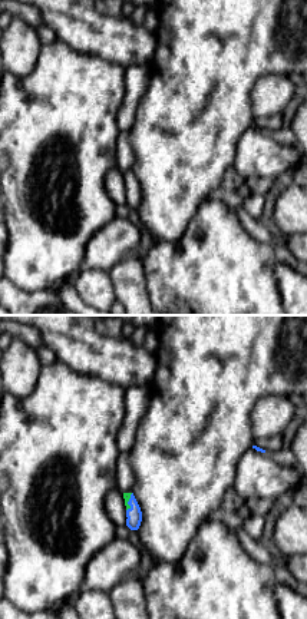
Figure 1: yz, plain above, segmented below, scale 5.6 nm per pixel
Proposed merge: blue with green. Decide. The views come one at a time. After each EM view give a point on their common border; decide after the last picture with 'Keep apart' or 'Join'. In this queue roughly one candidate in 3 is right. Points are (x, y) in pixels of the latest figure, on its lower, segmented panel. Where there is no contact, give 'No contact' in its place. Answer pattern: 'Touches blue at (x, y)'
Touches blue at (128, 502)

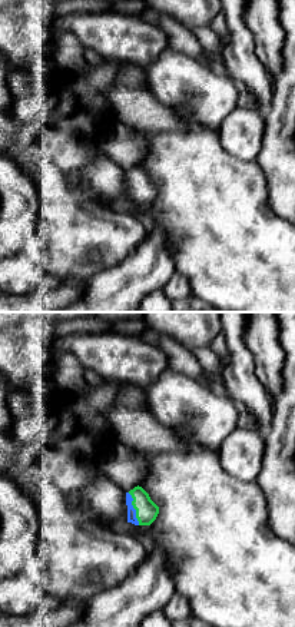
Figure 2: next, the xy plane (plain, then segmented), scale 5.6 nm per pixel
Touches blue at (133, 508)

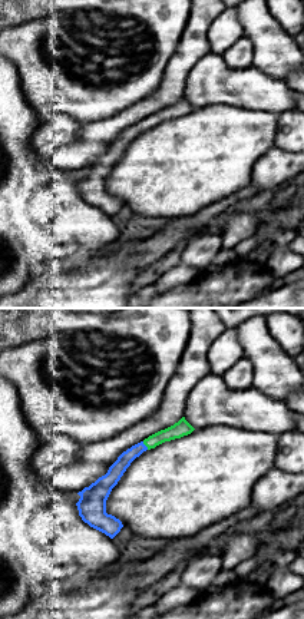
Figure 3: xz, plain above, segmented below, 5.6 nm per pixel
Touches blue at (145, 446)

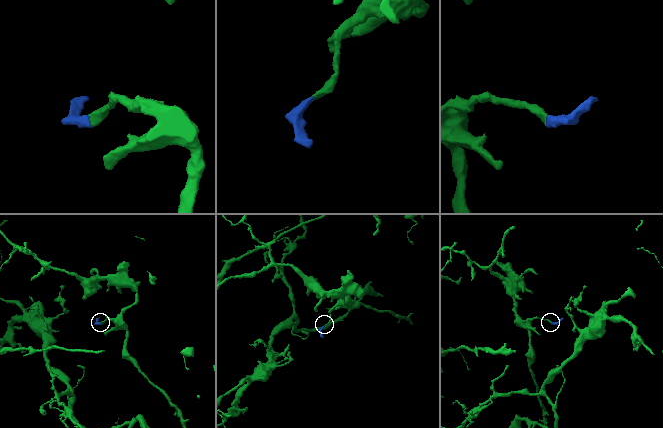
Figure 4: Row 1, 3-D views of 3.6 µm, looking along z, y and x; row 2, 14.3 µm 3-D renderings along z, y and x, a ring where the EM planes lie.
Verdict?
Join

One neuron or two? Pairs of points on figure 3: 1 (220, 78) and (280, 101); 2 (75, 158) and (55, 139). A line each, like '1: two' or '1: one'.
1: one
2: two

